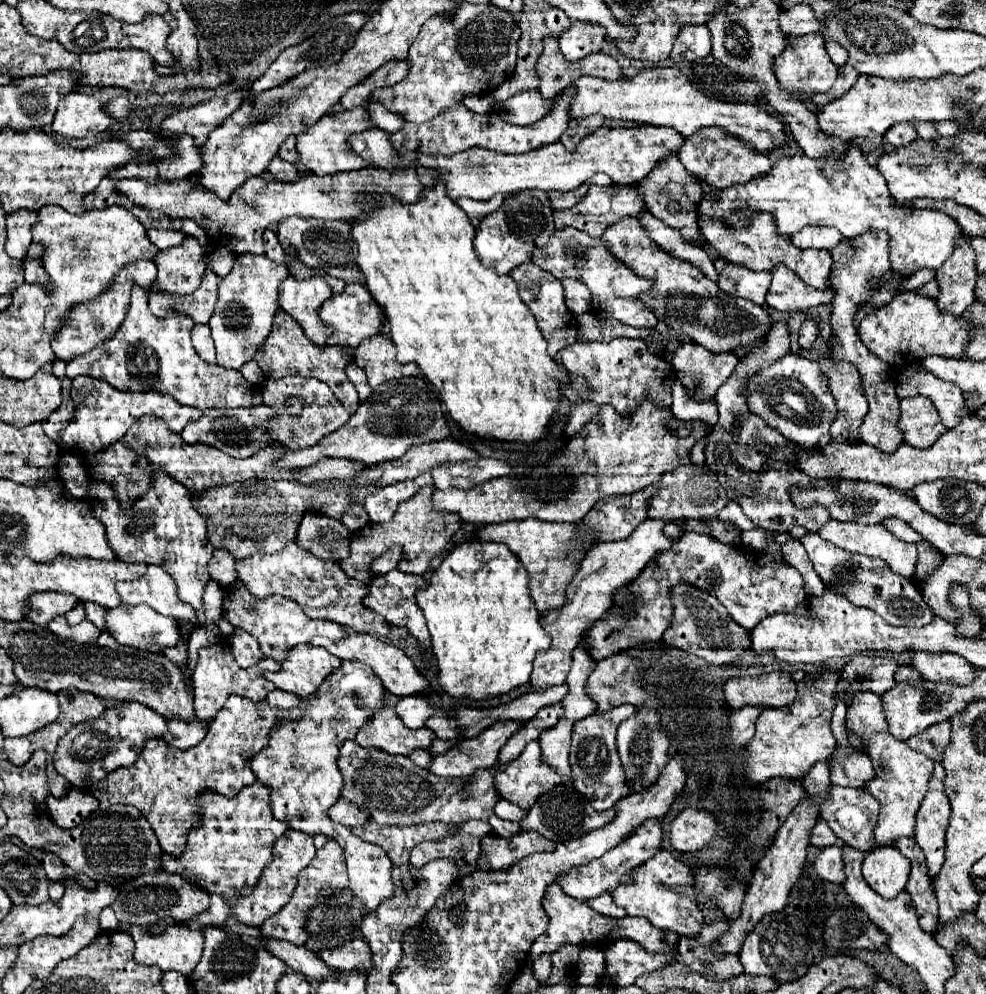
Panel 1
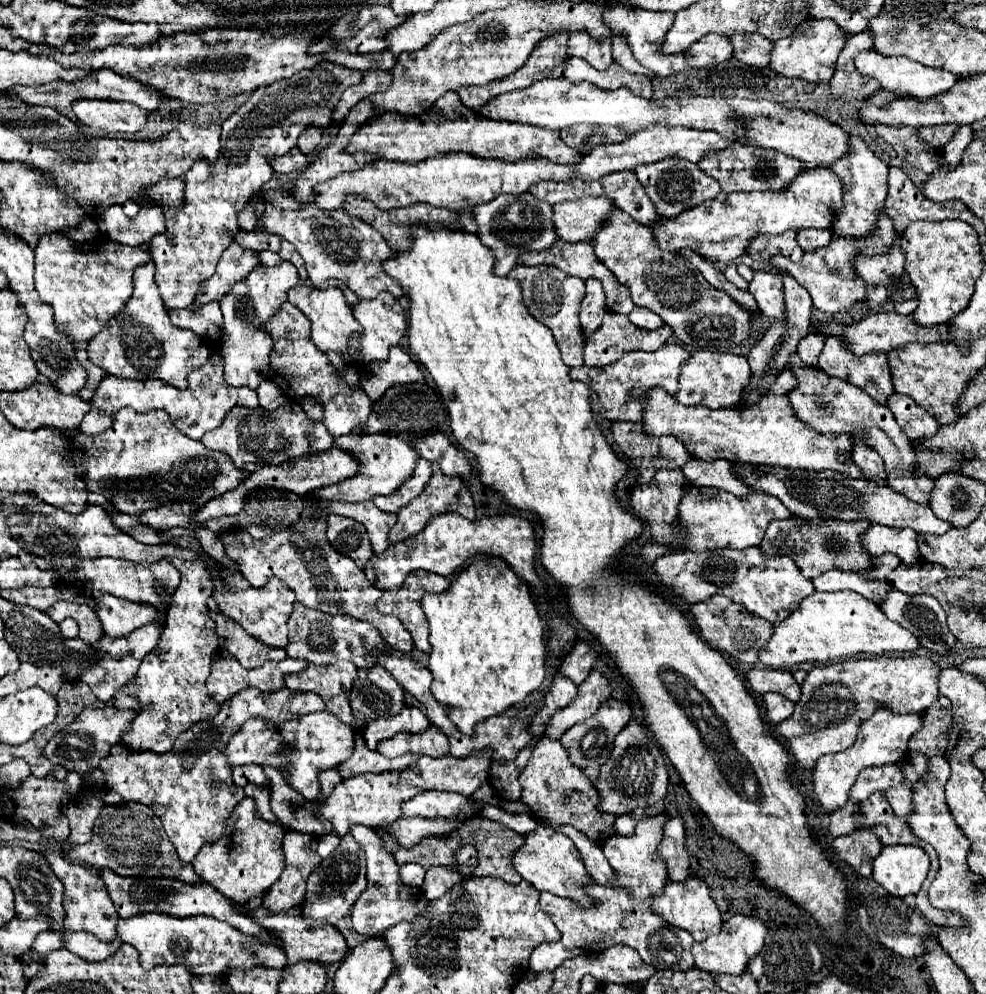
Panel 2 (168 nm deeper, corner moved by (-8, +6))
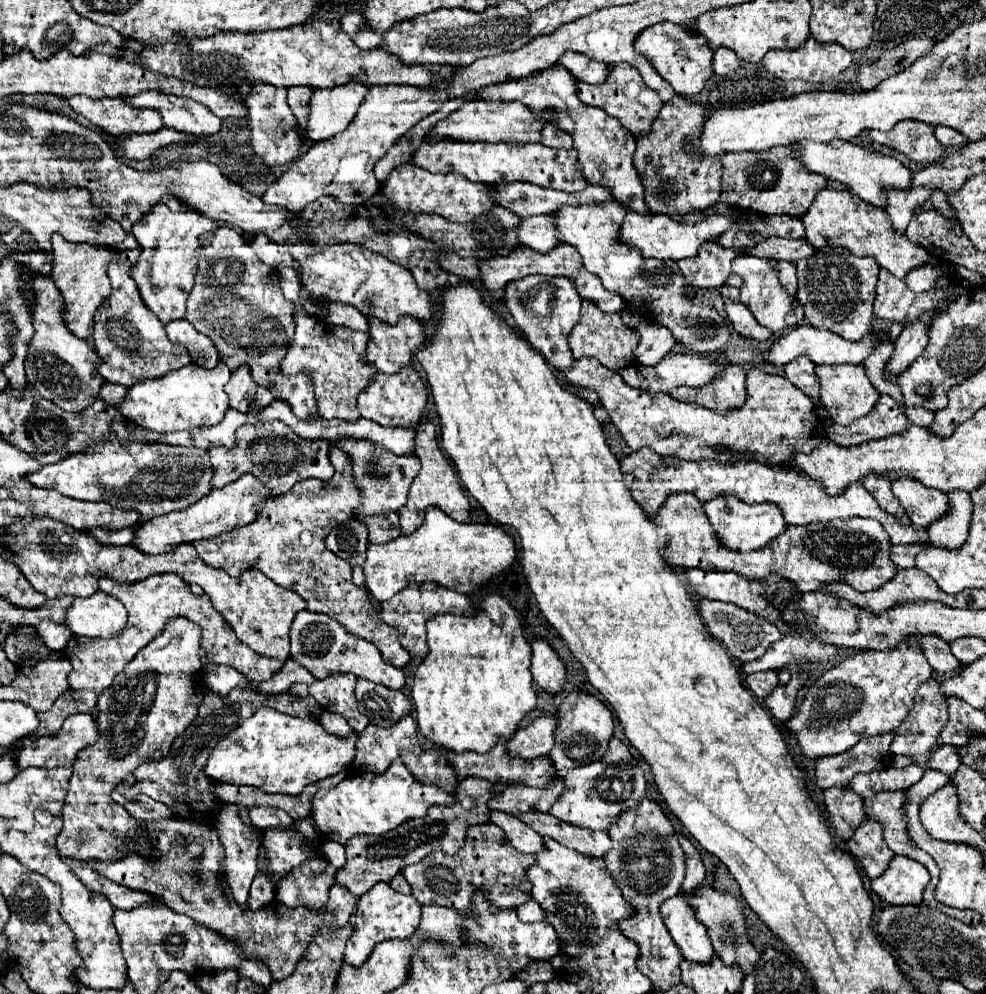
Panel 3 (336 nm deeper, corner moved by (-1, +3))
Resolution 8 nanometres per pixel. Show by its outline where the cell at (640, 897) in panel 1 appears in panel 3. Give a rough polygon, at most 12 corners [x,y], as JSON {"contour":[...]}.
{"contour":[[682,894],[660,912],[686,960],[708,964],[714,950],[706,928]]}

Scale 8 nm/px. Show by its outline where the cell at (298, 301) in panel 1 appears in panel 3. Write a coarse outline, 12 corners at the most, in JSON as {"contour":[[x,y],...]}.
{"contour":[[296,310],[284,376],[308,374],[322,418],[356,422],[378,372],[370,336]]}

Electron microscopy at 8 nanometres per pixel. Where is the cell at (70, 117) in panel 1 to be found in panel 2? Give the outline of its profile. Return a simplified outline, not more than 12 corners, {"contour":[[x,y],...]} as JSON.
{"contour":[[77,99],[83,129],[135,133],[147,111],[129,101]]}

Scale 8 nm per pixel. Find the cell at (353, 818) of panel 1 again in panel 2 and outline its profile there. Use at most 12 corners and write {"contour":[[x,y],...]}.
{"contour":[[493,751],[421,757],[341,781],[321,813],[339,837],[385,827],[421,789],[473,795]]}

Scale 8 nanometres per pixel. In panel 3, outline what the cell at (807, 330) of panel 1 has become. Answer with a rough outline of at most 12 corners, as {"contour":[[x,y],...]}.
{"contour":[[808,358],[784,368],[786,380],[810,400],[820,398],[820,382]]}

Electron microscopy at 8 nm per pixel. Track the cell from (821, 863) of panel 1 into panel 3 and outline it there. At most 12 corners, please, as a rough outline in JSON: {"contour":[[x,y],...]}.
{"contour":[[864,820],[846,842],[848,852],[874,880],[894,852],[882,824]]}

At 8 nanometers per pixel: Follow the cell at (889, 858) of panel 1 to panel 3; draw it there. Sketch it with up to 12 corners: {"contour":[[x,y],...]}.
{"contour":[[896,856],[872,880],[872,890],[894,906],[918,906],[930,872]]}

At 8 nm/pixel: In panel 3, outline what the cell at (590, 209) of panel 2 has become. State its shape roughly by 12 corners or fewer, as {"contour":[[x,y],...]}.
{"contour":[[552,214],[522,218],[520,246],[550,252],[558,246]]}

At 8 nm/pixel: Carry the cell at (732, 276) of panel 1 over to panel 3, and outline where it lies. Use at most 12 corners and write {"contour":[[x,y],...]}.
{"contour":[[742,256],[740,302],[772,332],[802,324],[804,306],[774,262]]}

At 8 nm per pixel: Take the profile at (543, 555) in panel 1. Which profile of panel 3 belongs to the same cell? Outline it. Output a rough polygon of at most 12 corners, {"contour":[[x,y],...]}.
{"contour":[[428,506],[422,526],[368,544],[366,588],[386,602],[426,580],[478,592],[510,568],[500,526]]}

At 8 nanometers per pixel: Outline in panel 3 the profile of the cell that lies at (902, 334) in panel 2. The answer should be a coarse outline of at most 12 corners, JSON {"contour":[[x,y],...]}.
{"contour":[[800,324],[770,344],[764,362],[784,368],[806,354],[816,366],[860,364],[886,334],[862,342]]}

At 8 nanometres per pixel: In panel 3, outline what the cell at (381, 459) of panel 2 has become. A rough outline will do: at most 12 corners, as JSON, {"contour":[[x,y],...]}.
{"contour":[[348,456],[335,474],[258,504],[252,524],[192,546],[238,576],[278,586],[374,642],[410,654],[380,602],[324,546],[360,504]]}

